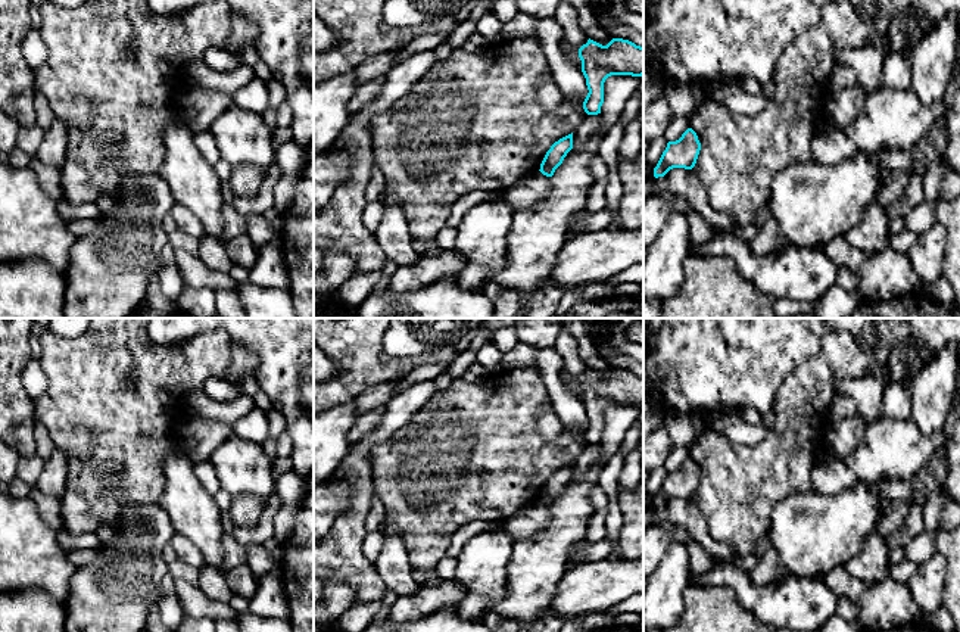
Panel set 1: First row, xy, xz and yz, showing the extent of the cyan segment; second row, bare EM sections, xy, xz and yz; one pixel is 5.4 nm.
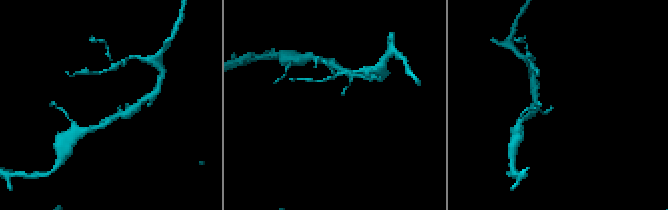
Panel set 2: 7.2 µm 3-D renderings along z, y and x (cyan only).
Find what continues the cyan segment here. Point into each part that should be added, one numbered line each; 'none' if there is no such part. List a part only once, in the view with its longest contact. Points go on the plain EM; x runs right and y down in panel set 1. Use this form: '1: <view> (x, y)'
none

